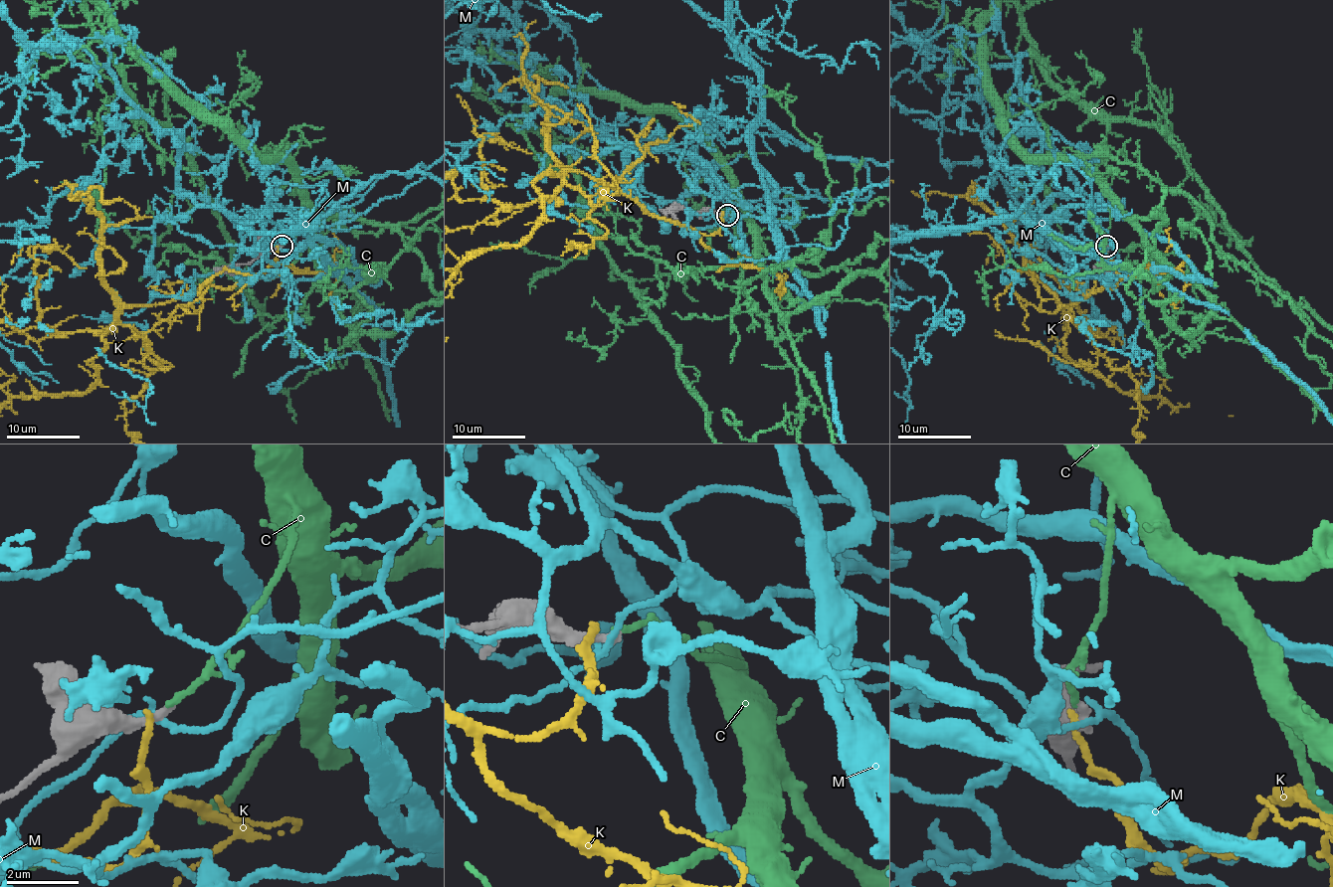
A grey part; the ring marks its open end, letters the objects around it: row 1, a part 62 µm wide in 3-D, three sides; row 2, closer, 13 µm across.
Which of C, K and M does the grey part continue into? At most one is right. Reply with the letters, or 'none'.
none

